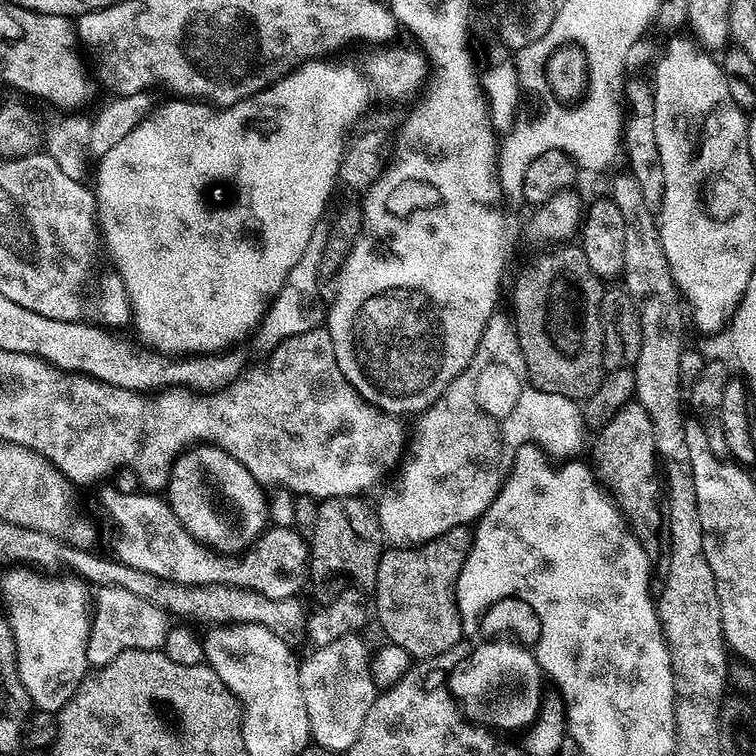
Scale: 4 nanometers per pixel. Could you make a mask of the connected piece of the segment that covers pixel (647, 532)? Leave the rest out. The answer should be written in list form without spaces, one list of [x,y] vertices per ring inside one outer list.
[[[629,402],[622,406],[599,430],[600,437],[592,448],[594,470],[603,485],[612,493],[613,499],[624,513],[625,519],[632,526],[632,531],[640,537],[645,545],[652,546],[656,535],[661,535],[662,525],[666,520],[666,512],[662,507],[662,464],[656,451],[656,430],[654,422],[641,404]]]

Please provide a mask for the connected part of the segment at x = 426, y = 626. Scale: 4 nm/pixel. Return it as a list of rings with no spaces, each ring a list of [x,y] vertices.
[[[454,526],[454,530],[446,530],[446,534],[442,534],[433,540],[427,540],[424,544],[415,546],[392,546],[389,547],[383,554],[380,555],[378,562],[378,578],[374,595],[376,595],[376,608],[374,604],[374,616],[380,619],[380,628],[388,635],[386,638],[388,644],[397,644],[402,650],[406,650],[406,654],[413,661],[416,660],[432,660],[435,656],[444,656],[456,643],[459,642],[460,636],[465,635],[464,627],[460,625],[460,611],[456,605],[456,583],[458,582],[458,574],[462,574],[462,566],[464,560],[468,557],[468,551],[472,545],[473,529],[468,526]]]

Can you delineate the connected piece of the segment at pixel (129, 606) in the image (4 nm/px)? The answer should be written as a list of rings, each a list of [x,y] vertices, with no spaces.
[[[101,588],[94,596],[94,611],[91,613],[92,629],[88,635],[88,662],[99,670],[118,658],[123,652],[142,650],[155,652],[163,649],[170,629],[165,609],[154,606],[138,594],[121,588]]]

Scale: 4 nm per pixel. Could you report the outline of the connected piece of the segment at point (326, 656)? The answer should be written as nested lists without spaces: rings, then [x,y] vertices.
[[[360,634],[337,638],[324,647],[317,647],[310,656],[300,660],[302,696],[306,698],[306,714],[310,714],[310,728],[315,747],[325,748],[333,754],[347,754],[362,734],[362,722],[378,695],[376,680],[372,677],[372,664],[368,661],[368,648]]]

